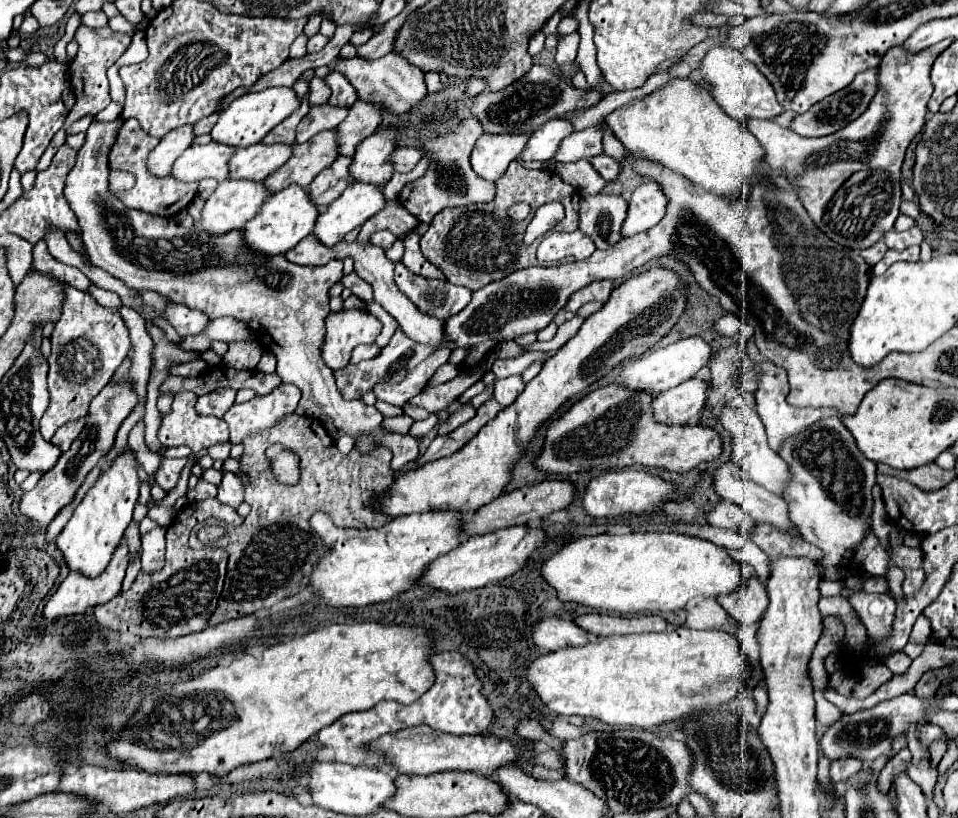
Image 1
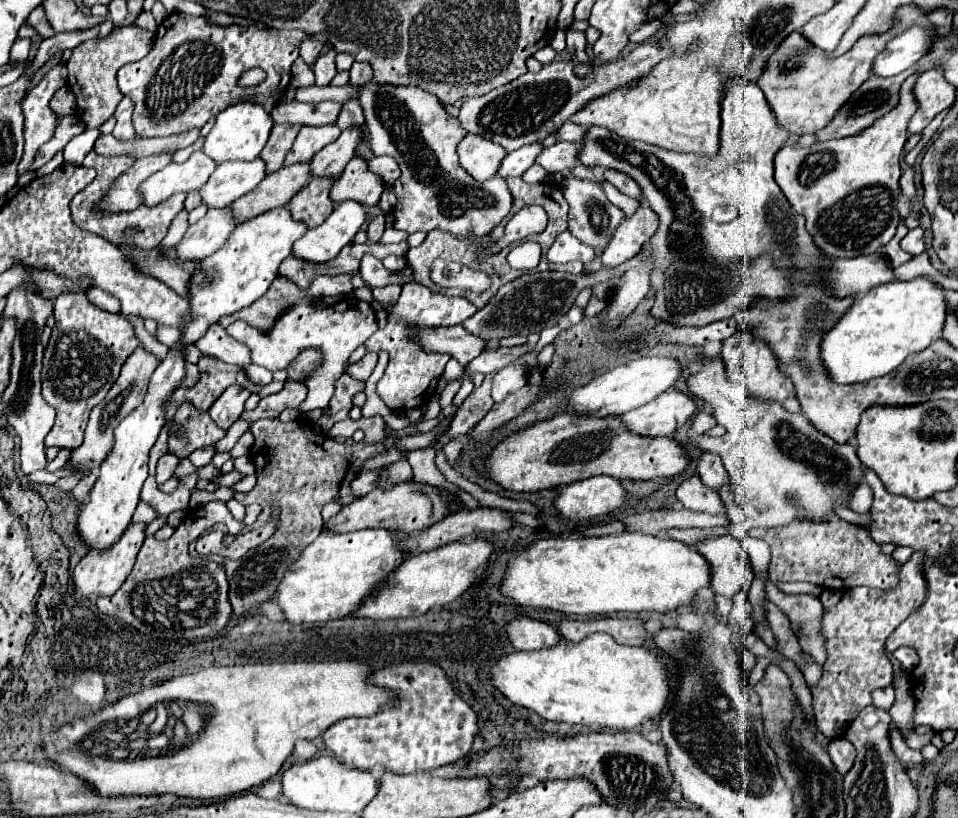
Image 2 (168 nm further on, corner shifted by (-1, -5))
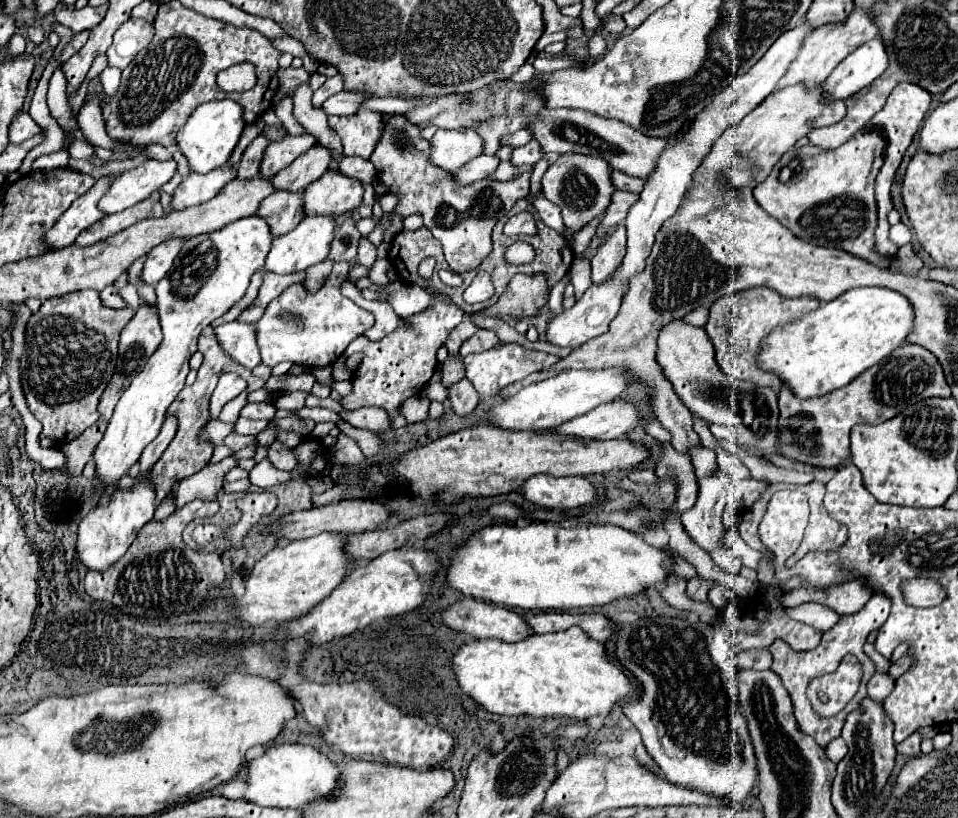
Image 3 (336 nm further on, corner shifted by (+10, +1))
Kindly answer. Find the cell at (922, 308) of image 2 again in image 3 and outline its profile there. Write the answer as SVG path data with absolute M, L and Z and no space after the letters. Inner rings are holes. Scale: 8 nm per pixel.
M853 288L843 296L827 304L821 304L815 312L807 312L799 320L793 320L771 330L771 334L763 340L759 348L757 366L765 372L775 374L791 392L795 392L797 398L807 400L843 388L861 372L887 358L895 348L899 348L905 342L911 328L913 310L905 296L889 288Z

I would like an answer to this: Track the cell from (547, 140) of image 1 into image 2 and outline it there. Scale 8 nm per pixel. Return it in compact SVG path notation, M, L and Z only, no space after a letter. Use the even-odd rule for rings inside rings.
M532 142L530 146L522 146L514 152L510 152L504 160L502 166L498 170L500 178L508 178L508 176L522 176L538 158L538 154L544 150L542 142Z

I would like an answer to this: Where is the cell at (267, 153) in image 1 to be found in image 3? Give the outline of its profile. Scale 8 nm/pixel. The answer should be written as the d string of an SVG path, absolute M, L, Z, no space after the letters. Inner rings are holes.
M223 166L223 168L215 168L207 174L189 174L175 190L169 208L181 210L181 208L189 208L189 206L197 206L203 204L207 200L211 200L213 196L219 194L219 190L237 178L235 168Z

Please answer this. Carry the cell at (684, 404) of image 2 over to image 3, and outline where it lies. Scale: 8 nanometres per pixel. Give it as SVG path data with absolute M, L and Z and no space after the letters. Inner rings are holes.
M615 400L609 404L601 404L599 408L593 408L591 412L577 416L575 420L563 422L551 432L587 440L615 440L635 428L641 420L643 418L633 404L629 404L627 400Z

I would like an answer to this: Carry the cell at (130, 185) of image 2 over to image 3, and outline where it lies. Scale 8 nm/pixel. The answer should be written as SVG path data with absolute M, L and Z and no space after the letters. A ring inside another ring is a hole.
M101 178L95 182L95 186L87 194L77 198L69 206L69 210L65 210L65 214L53 224L53 228L49 232L45 232L43 244L49 250L67 248L75 242L75 238L79 236L81 230L85 230L91 224L95 224L97 220L101 220L103 214L99 212L97 202L107 192L111 182L113 182L113 178Z

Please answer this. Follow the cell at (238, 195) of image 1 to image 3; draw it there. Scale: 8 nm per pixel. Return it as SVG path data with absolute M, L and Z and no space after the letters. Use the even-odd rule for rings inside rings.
M173 238L173 240L167 240L159 246L155 246L149 254L147 254L147 262L145 262L145 268L139 276L139 280L143 284L149 284L149 286L155 286L171 268L175 256L179 254L181 246L183 246L185 240L179 240L179 238Z

